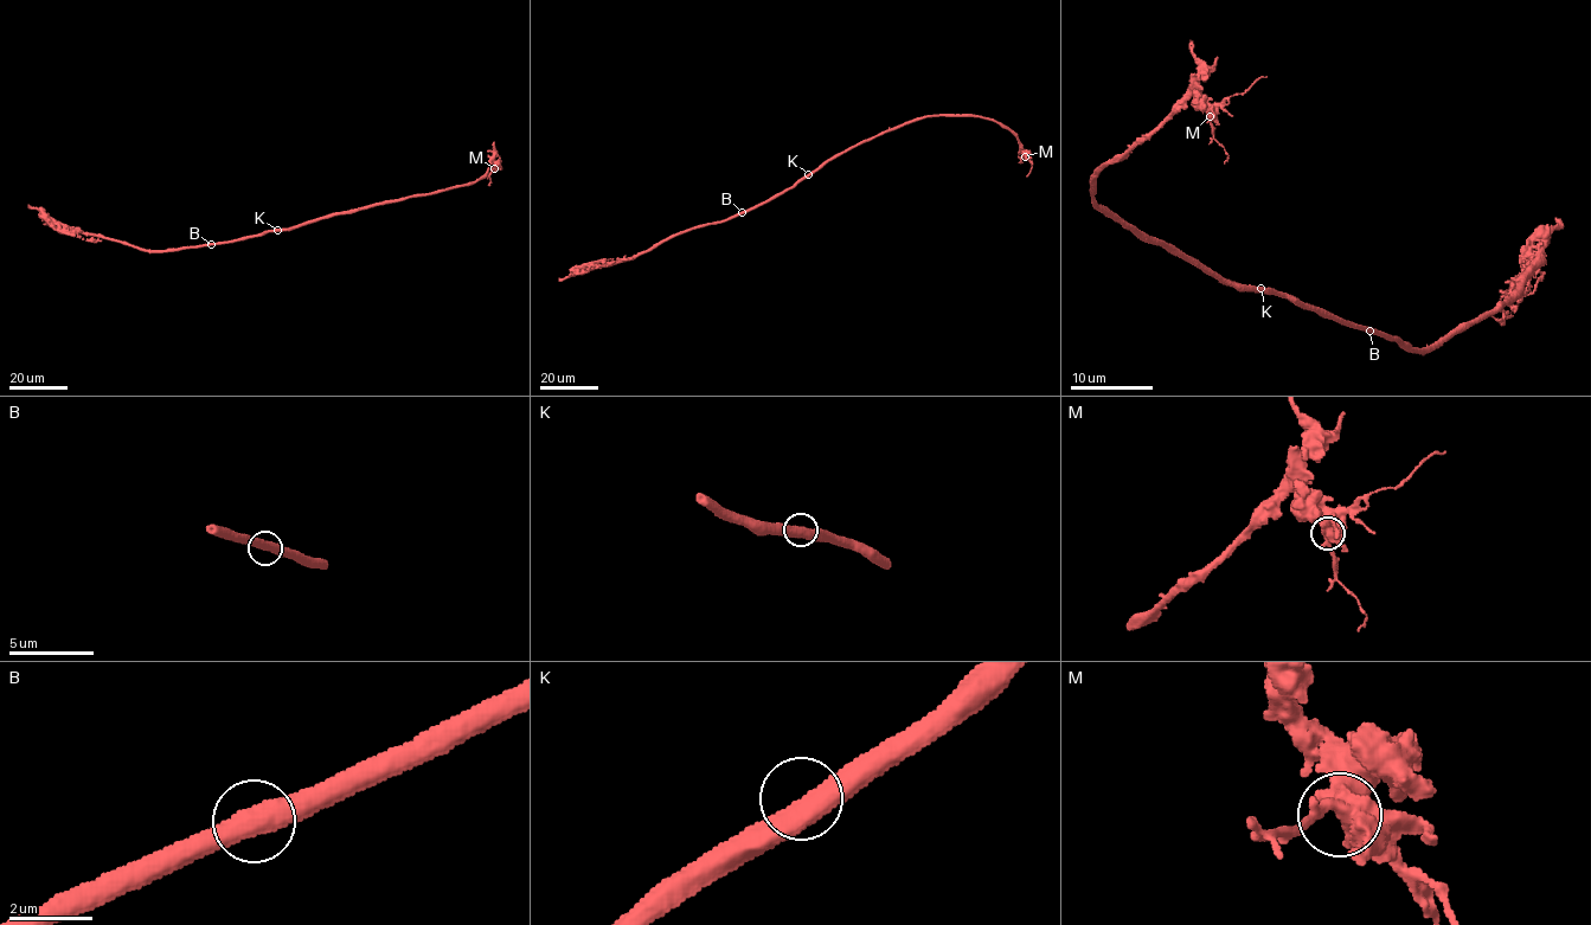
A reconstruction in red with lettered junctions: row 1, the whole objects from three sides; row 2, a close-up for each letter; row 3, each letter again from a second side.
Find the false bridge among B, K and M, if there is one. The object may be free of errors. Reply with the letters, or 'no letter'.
no letter

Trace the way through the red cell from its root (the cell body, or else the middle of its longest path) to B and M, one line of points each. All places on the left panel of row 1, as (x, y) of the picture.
B: (278, 231), (211, 244)
M: (278, 231), (335, 213), (470, 185), (487, 172), (492, 161), (494, 168)

